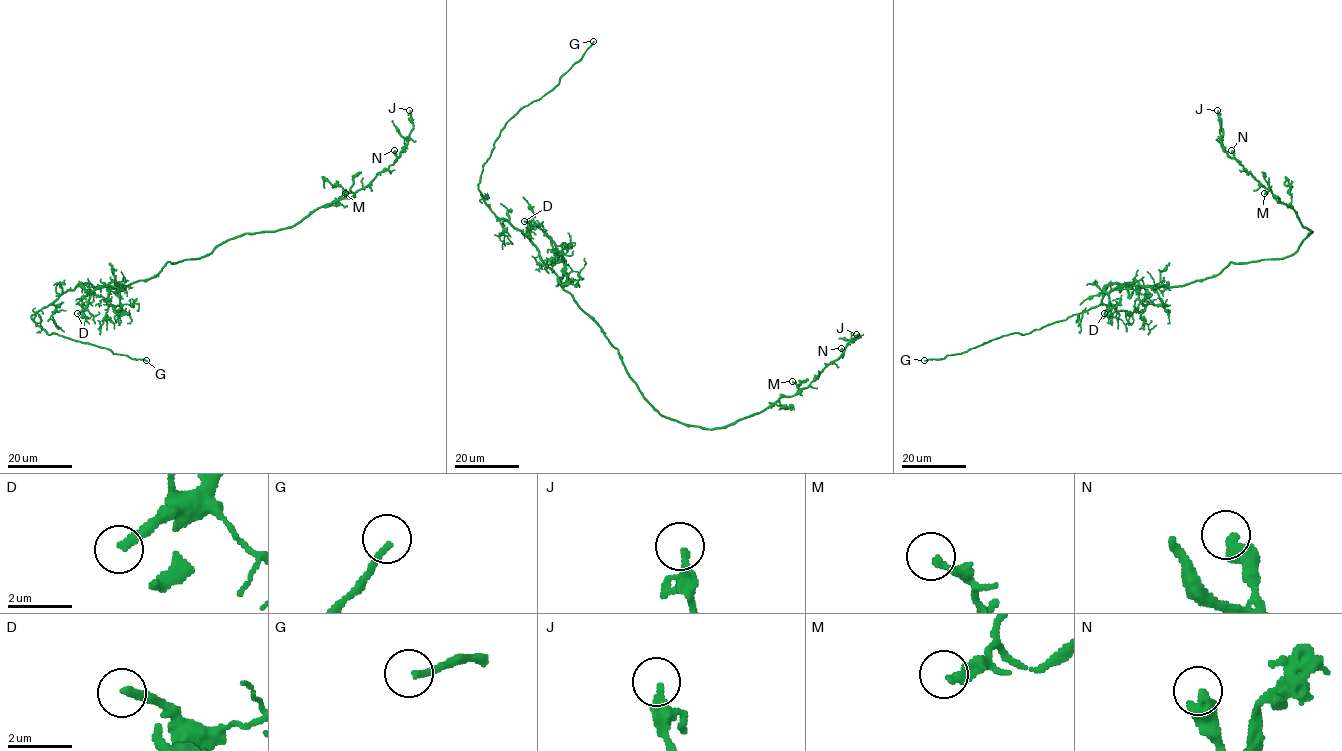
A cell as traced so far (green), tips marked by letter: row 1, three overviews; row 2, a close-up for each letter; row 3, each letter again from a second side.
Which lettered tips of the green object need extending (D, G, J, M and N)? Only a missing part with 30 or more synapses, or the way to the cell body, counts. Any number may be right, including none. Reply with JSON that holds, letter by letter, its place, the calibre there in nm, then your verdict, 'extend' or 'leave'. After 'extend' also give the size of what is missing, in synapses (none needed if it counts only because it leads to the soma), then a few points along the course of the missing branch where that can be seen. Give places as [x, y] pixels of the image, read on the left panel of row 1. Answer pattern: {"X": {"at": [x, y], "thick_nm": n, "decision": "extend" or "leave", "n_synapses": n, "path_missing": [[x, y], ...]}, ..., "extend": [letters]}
{"D": {"at": [77, 313], "thick_nm": 260, "decision": "extend", "n_synapses": 40, "path_missing": [[77, 313], [59, 322], [54, 343], [49, 347]]}, "G": {"at": [146, 360], "thick_nm": 190, "decision": "extend", "path_missing": [[146, 360], [165, 372]]}, "J": {"at": [409, 110], "thick_nm": 180, "decision": "leave"}, "M": {"at": [345, 193], "thick_nm": 240, "decision": "leave"}, "N": {"at": [394, 150], "thick_nm": 480, "decision": "leave"}, "extend": ["D", "G"]}

